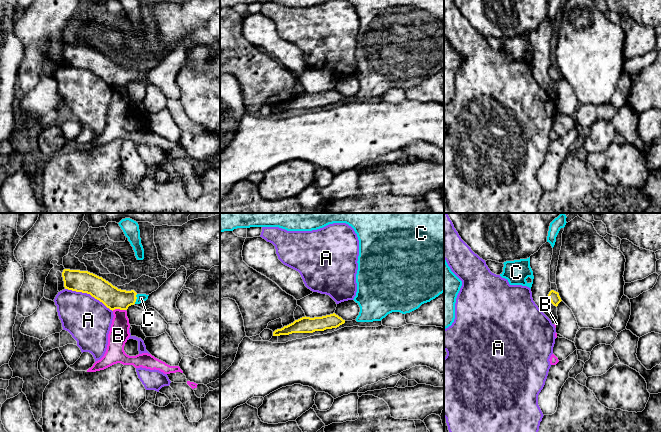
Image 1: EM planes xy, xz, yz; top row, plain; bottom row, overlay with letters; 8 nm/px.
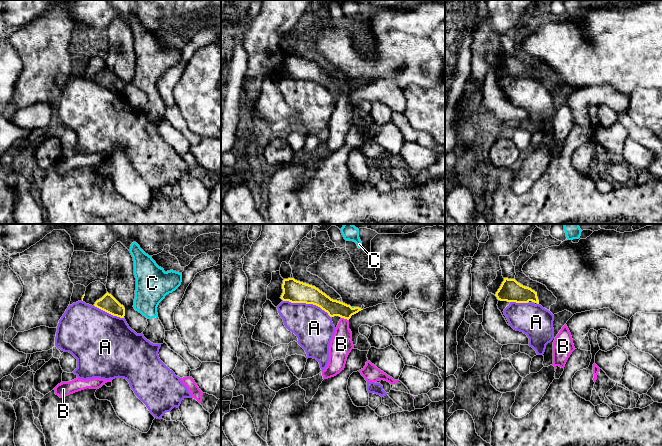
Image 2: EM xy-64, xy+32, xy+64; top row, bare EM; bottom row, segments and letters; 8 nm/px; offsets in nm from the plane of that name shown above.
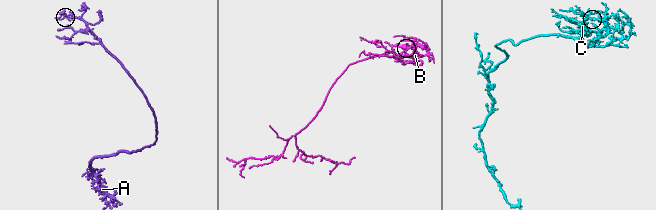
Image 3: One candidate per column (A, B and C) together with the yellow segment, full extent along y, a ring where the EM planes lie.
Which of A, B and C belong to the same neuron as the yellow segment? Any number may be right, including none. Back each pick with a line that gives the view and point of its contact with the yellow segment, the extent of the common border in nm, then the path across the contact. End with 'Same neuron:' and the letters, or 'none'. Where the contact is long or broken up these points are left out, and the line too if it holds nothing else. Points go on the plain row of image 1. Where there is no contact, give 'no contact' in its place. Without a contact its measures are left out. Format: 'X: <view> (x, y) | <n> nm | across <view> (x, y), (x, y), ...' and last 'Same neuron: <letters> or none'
C: xy (136, 74) | 80 nm | across xy (113, 74), (136, 74), (141, 74)
Same neuron: C

